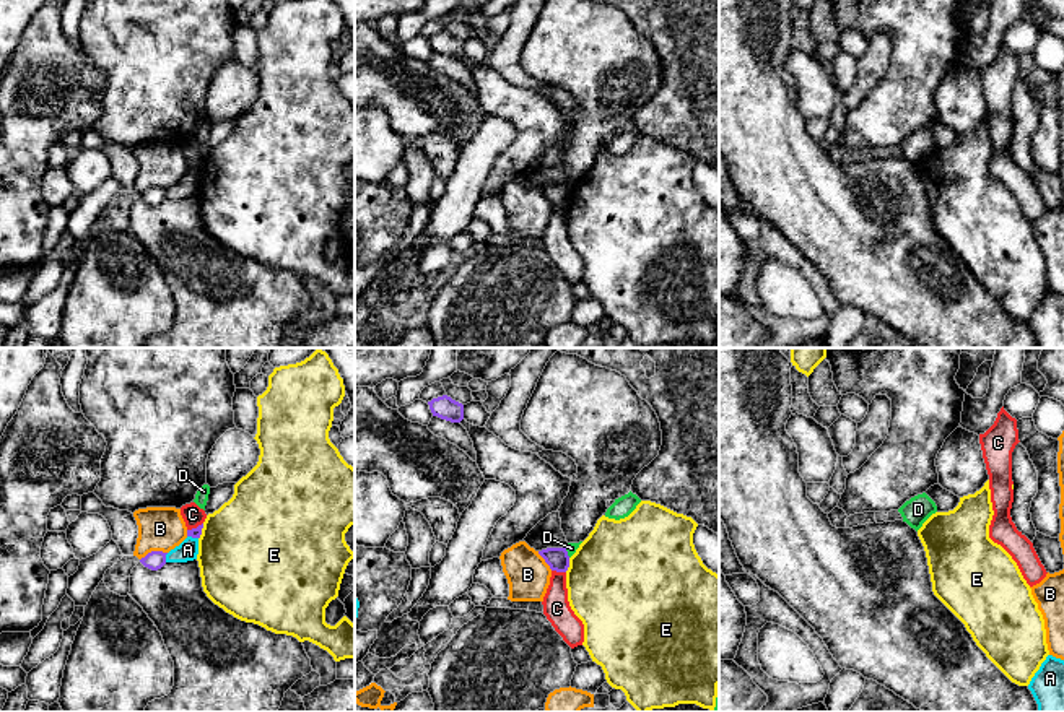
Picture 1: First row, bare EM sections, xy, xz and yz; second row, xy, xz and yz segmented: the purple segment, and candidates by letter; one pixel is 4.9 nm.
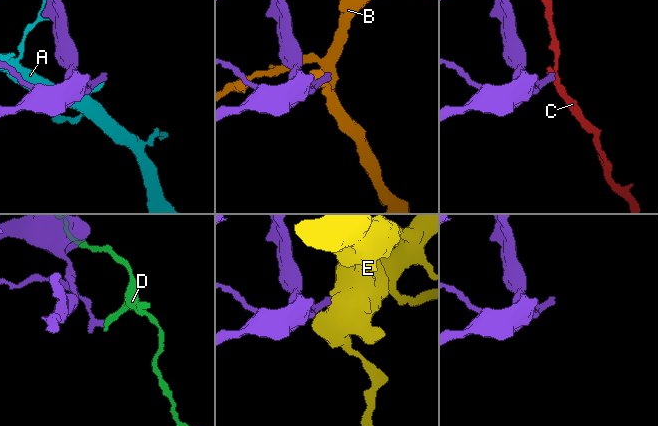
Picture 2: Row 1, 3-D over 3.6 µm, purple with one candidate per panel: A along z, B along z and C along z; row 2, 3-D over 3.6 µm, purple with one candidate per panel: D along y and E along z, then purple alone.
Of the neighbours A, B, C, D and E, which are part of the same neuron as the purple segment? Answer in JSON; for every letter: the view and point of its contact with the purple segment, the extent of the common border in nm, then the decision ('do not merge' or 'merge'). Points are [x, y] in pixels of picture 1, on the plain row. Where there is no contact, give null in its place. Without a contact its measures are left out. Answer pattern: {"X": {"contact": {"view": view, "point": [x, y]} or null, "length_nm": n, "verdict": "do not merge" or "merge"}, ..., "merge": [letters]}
{"A": {"contact": {"view": "xy", "point": [165, 194]}, "length_nm": 50, "verdict": "do not merge"}, "B": {"contact": {"view": "xy", "point": [153, 187]}, "length_nm": 140, "verdict": "do not merge"}, "C": {"contact": {"view": "xz", "point": [558, 207]}, "length_nm": 70, "verdict": "do not merge"}, "D": {"contact": {"view": "xz", "point": [566, 189]}, "length_nm": 50, "verdict": "do not merge"}, "E": {"contact": {"view": "xz", "point": [568, 200]}, "length_nm": 80, "verdict": "do not merge"}, "merge": []}

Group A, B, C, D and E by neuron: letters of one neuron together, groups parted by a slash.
A / B / C / D / E

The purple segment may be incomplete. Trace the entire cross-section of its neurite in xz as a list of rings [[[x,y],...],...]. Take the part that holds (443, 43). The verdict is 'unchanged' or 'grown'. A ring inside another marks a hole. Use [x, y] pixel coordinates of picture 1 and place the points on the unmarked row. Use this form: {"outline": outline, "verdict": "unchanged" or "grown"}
{"outline": [[[447,31],[433,34],[431,37],[428,37],[428,41],[433,52],[451,59],[460,59],[464,55],[464,41]]], "verdict": "unchanged"}

